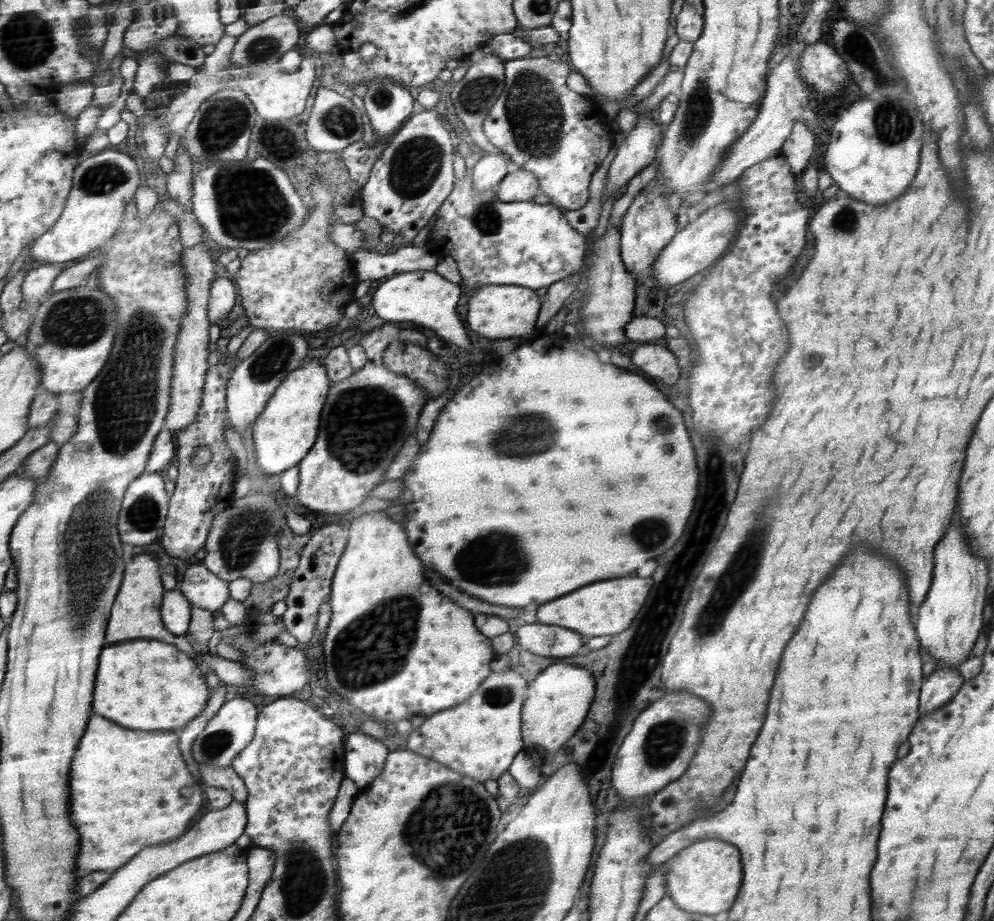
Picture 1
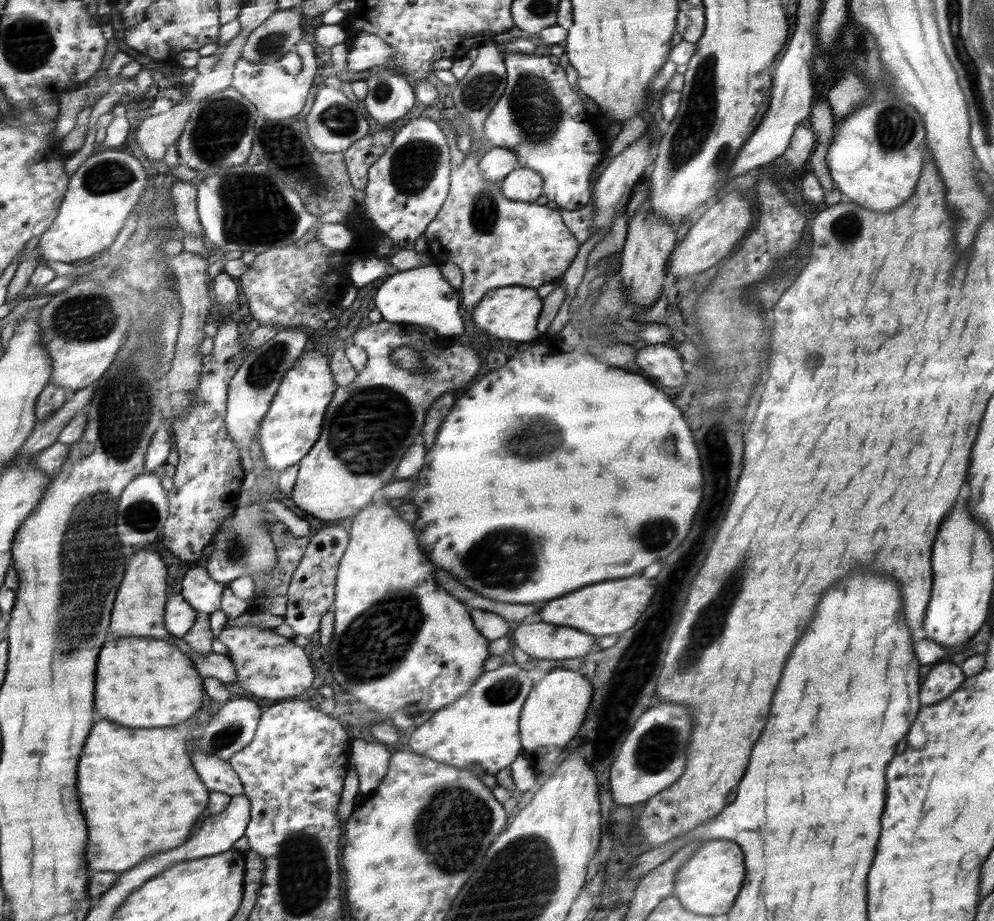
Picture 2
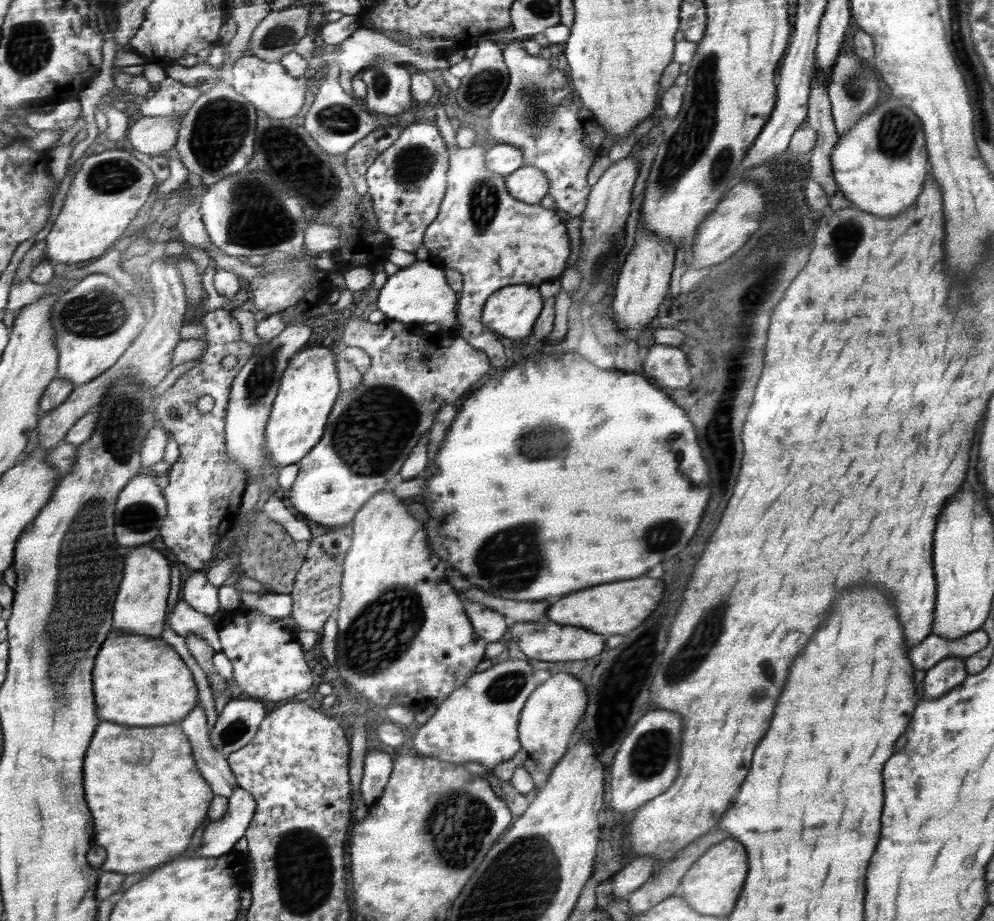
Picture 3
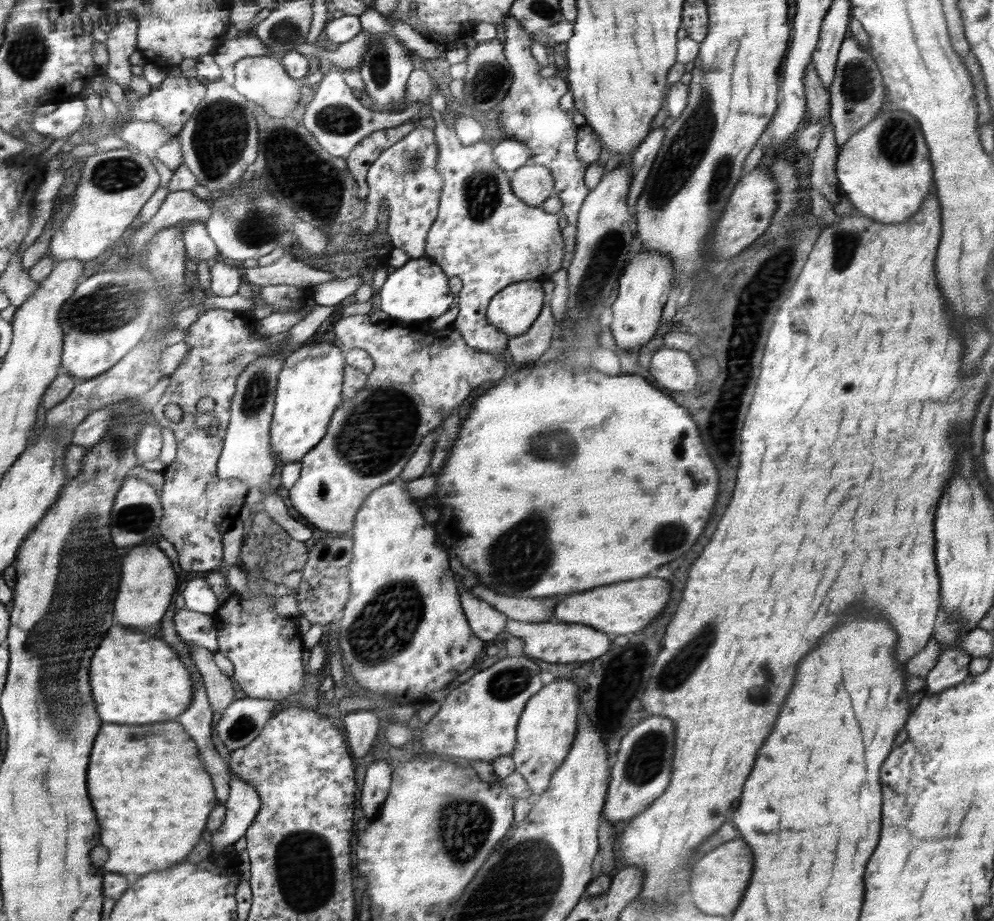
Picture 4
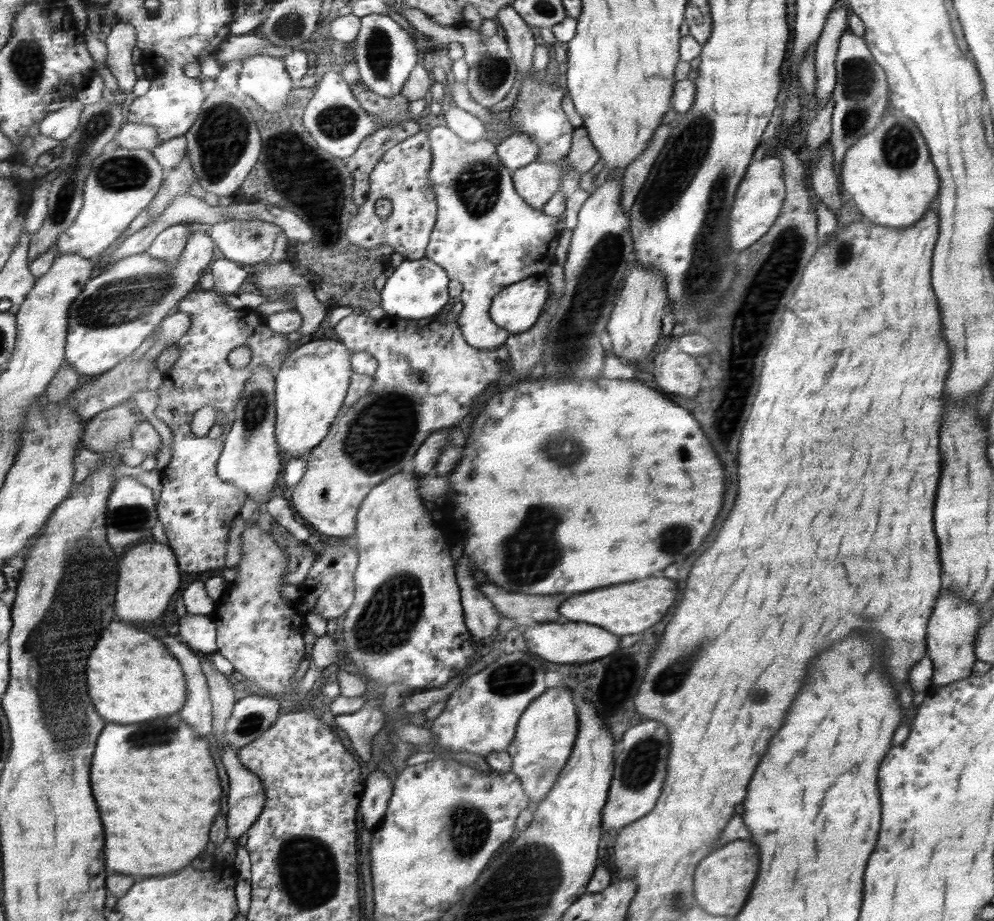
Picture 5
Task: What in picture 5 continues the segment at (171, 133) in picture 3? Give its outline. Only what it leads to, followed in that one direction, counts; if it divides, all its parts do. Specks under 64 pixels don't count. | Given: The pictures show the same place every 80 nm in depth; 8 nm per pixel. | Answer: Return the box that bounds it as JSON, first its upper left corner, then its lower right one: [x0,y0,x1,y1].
[112,121,162,150]

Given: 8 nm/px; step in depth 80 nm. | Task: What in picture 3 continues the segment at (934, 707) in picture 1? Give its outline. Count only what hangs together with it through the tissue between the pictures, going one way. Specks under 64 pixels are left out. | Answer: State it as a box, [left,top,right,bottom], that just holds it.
[924,657,968,699]

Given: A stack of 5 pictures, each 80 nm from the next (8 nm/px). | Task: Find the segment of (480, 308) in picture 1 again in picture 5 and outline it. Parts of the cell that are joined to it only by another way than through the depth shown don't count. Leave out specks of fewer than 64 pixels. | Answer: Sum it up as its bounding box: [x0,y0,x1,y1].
[491,276,548,334]

